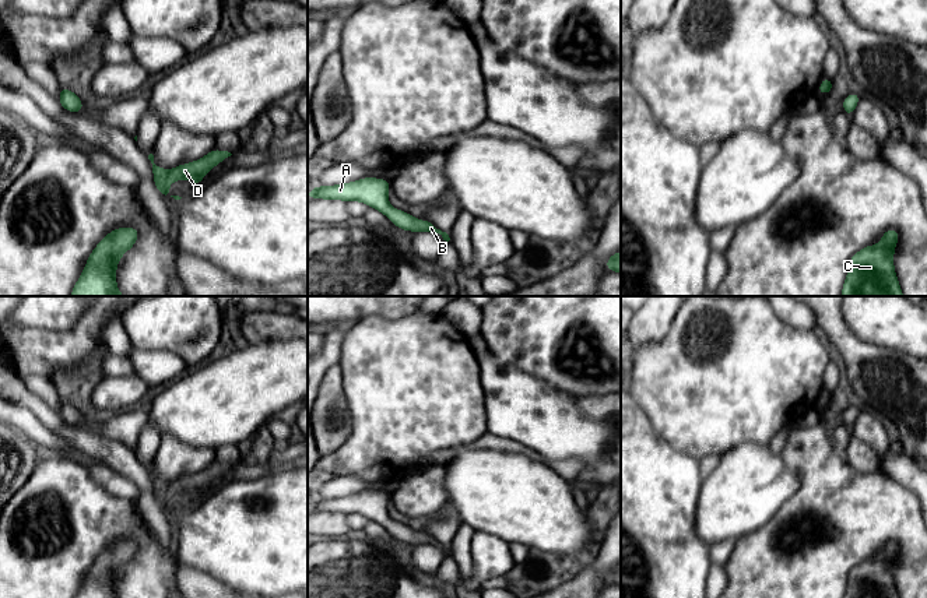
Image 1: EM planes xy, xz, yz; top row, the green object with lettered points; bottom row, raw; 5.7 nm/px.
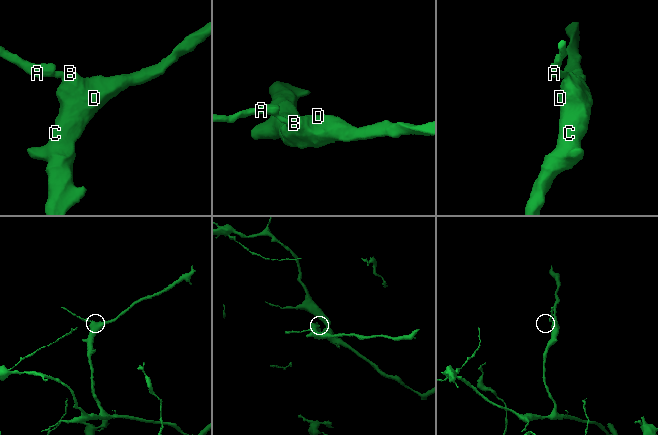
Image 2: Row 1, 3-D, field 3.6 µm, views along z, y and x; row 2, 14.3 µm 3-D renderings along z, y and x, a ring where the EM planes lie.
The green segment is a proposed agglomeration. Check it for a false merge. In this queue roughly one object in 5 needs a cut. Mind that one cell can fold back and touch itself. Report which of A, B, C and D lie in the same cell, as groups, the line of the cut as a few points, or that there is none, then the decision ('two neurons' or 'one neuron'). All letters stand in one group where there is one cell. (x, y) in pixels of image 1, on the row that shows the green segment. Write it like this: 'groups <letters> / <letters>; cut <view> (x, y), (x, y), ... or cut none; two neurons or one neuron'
groups A B C D; cut none; one neuron

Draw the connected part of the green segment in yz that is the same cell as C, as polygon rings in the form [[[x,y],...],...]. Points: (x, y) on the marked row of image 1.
[[[889,229],[878,245],[857,251],[850,258],[842,296],[903,296],[893,268],[898,240],[898,232]]]

